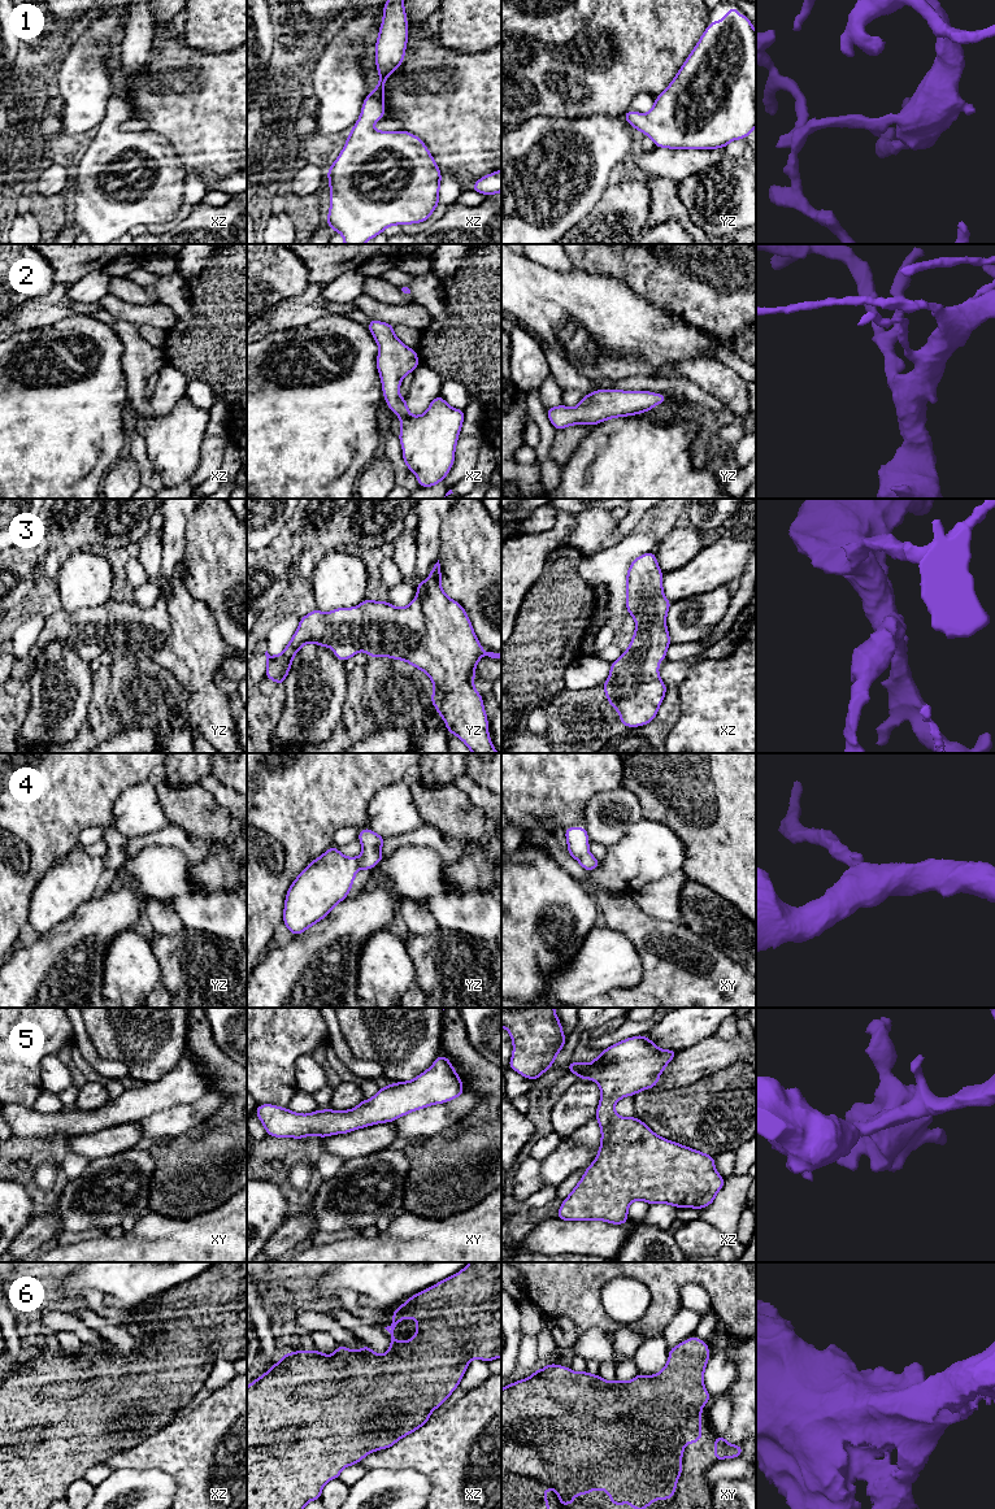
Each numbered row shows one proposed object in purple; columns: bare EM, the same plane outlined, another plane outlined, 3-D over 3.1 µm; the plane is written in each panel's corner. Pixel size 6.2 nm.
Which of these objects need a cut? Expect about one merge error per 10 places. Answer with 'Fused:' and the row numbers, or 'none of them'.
Fused: none of them

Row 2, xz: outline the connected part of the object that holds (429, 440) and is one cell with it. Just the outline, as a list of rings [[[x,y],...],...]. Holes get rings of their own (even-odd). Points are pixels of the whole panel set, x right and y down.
[[[370,319],[368,329],[379,352],[377,369],[382,380],[383,397],[392,413],[399,416],[403,460],[418,479],[420,487],[440,483],[455,462],[455,449],[465,418],[464,410],[449,406],[439,395],[427,410],[414,417],[407,400],[399,393],[403,378],[418,366],[417,352],[394,334],[394,325]]]

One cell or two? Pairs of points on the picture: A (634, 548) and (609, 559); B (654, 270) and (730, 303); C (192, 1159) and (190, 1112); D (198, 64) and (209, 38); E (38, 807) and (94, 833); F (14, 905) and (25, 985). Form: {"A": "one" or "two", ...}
{"A": "one", "B": "one", "C": "two", "D": "two", "E": "two", "F": "two"}

